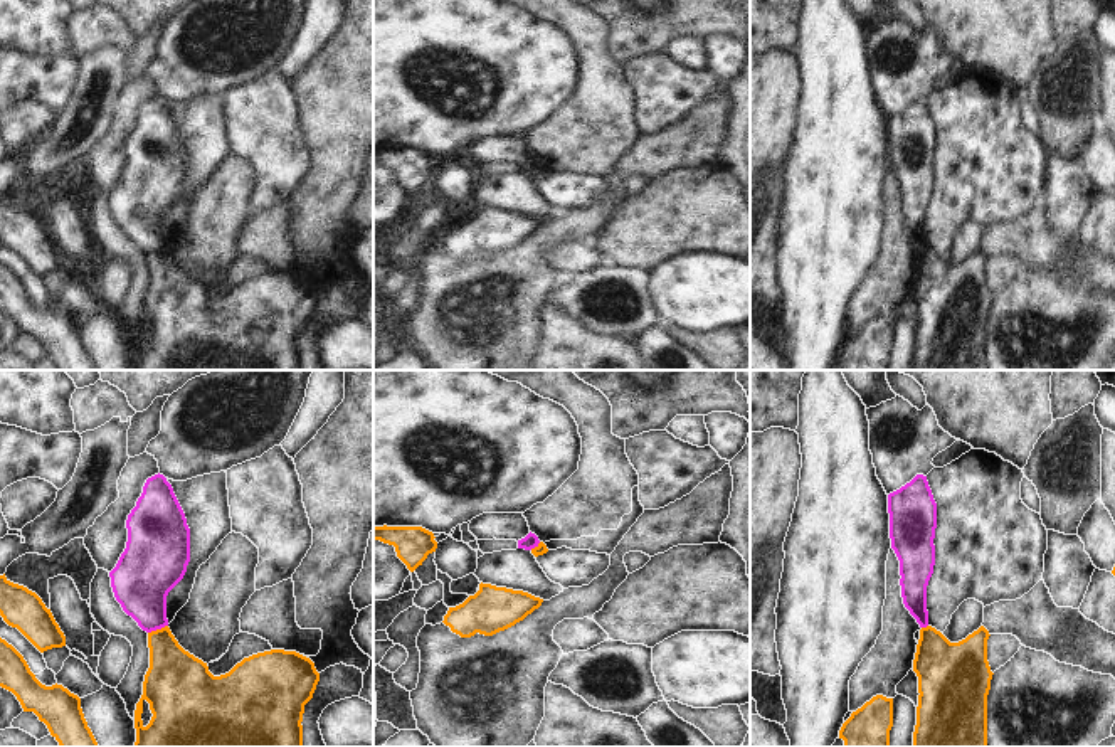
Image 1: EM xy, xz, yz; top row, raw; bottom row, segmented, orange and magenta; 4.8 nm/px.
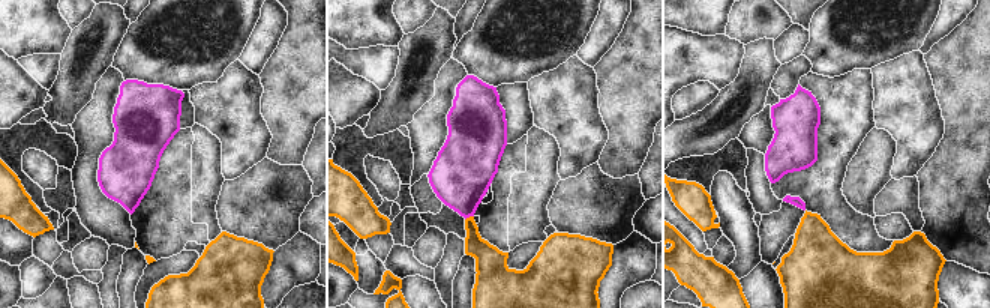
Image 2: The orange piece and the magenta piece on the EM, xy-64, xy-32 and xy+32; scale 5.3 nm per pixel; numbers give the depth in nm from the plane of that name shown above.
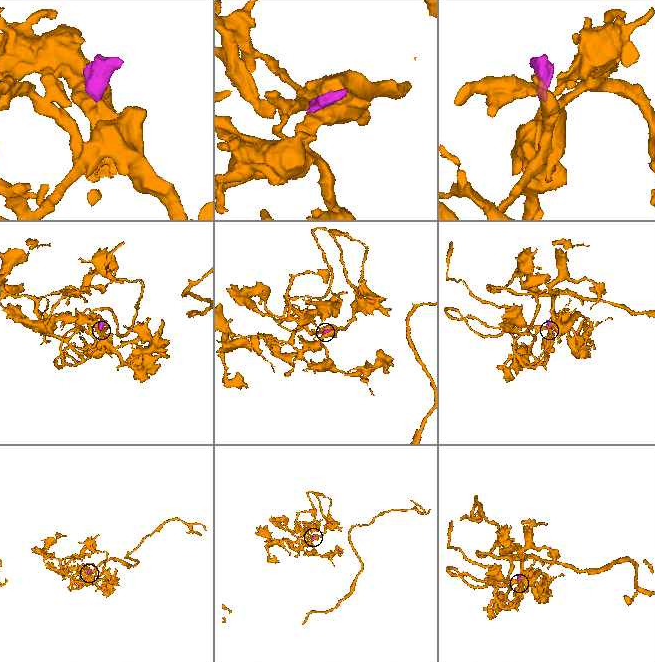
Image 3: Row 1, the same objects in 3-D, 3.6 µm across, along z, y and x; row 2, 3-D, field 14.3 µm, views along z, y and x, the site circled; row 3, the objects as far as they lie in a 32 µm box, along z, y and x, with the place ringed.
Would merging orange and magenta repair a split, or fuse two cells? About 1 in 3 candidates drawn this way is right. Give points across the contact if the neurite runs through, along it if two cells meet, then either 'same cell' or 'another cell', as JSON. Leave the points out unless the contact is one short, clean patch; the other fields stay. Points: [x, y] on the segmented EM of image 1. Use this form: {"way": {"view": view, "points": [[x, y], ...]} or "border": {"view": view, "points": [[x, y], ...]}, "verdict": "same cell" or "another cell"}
{"border": {"view": "xy", "points": [[167, 625], [148, 633]]}, "verdict": "another cell"}

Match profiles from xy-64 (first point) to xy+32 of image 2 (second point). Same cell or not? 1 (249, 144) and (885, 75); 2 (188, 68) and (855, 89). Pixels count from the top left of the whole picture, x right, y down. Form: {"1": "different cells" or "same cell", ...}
{"1": "same cell", "2": "different cells"}

